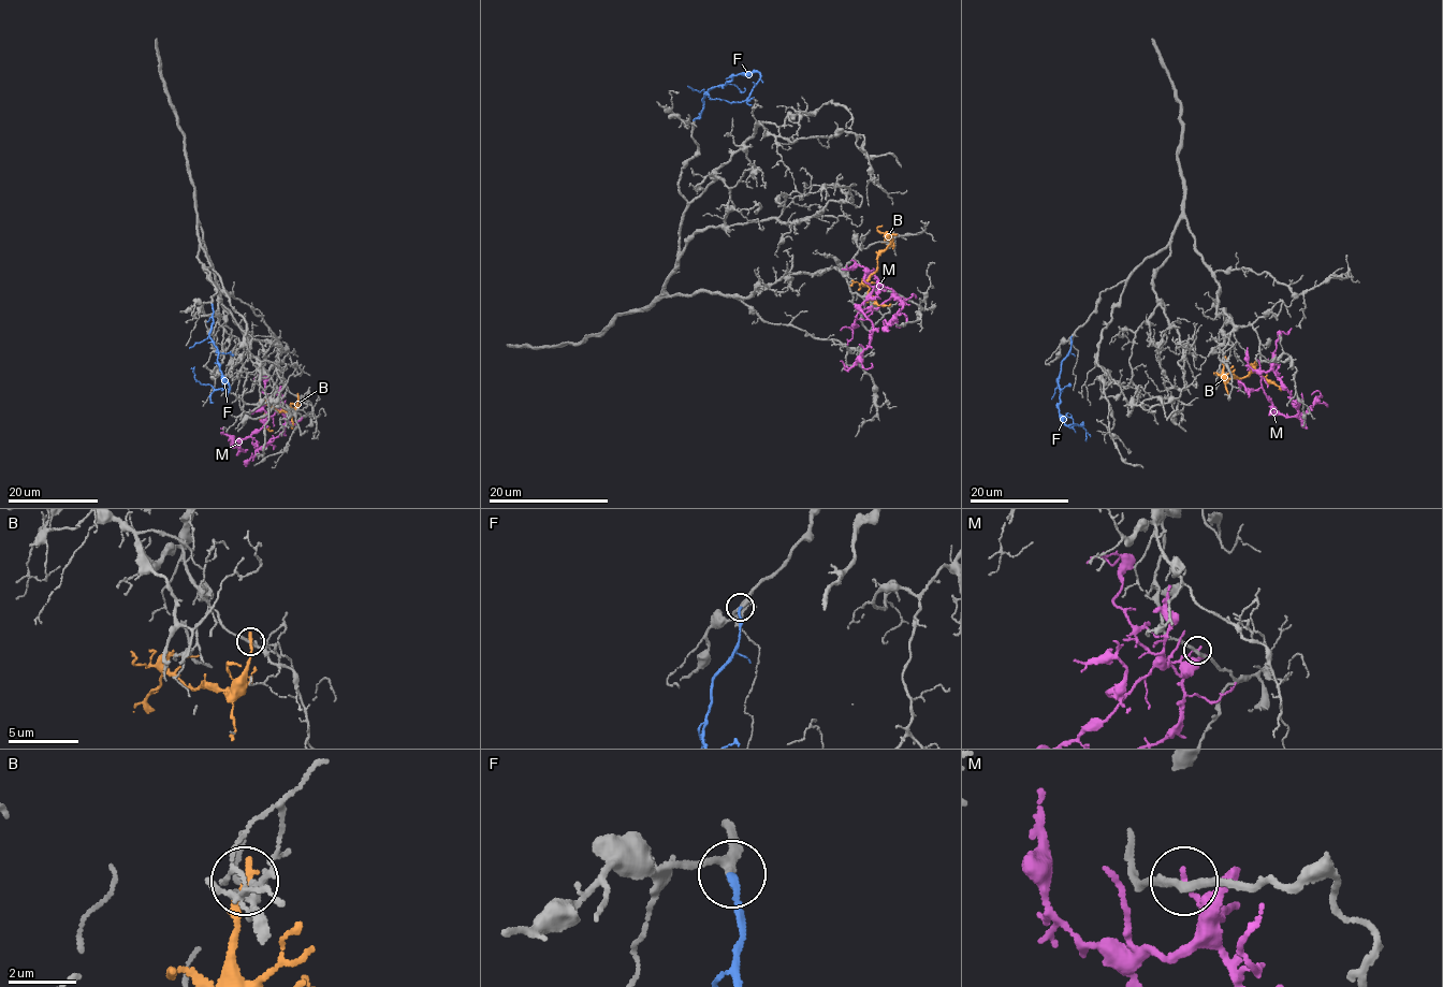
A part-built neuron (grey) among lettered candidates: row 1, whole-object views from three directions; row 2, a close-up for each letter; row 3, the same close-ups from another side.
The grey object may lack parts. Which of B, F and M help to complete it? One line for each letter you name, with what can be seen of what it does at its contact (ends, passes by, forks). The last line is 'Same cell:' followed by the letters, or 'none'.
F: it ends
Same cell: F

